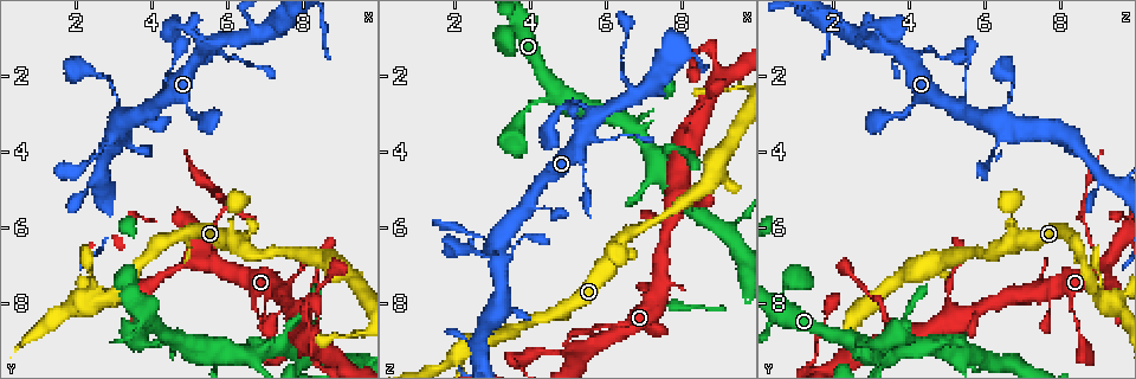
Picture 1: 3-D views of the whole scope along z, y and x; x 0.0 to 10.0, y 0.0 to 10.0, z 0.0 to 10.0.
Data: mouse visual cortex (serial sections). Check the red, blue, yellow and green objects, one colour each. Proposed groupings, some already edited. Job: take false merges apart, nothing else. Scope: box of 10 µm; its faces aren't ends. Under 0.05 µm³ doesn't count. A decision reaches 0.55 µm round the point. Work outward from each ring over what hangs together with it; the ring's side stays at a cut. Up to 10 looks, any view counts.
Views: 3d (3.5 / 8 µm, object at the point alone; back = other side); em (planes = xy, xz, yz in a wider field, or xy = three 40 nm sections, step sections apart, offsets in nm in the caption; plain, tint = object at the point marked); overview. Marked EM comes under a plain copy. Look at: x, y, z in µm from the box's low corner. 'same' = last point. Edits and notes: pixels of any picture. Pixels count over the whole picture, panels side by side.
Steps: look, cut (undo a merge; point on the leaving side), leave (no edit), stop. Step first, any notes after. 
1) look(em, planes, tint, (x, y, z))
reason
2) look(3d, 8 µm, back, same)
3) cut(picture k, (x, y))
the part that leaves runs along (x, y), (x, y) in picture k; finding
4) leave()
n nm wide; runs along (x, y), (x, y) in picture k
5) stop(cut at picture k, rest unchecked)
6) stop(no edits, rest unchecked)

look(3d, 3.5 µm, (8.20, 8.65, 3.50))
small branch off a trunk

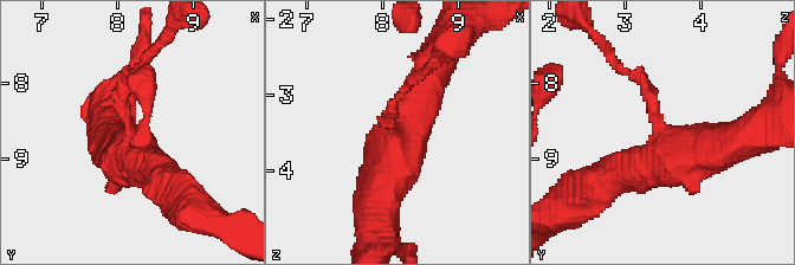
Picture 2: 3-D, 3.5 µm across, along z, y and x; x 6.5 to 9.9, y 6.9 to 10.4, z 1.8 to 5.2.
look(em, xy, step 5, tint, (8.20, 8.65, 3.55))
3 arms; arms of 200, 500, 600 nm

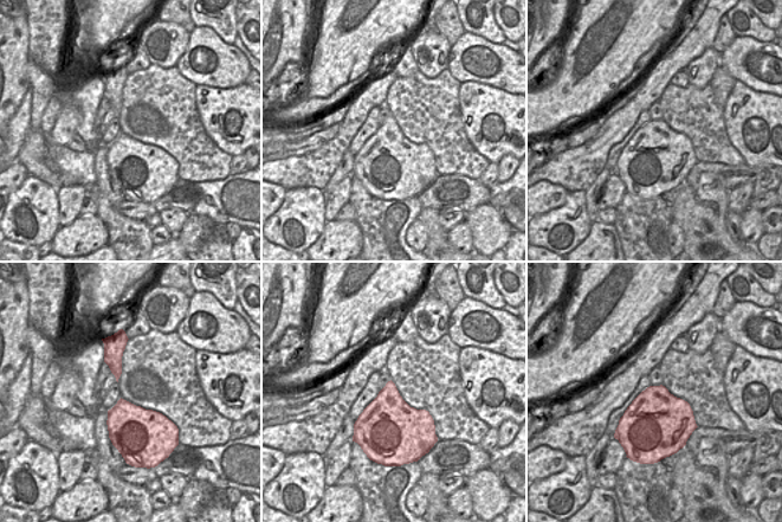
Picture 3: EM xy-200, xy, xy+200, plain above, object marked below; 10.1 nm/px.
leave()
runs along (377, 220), (392, 144), (425, 86) in picture 2; all the same cell

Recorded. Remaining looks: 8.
look(3d, 8 µm, (6.85, 0.95, 2.50))
three-way junction

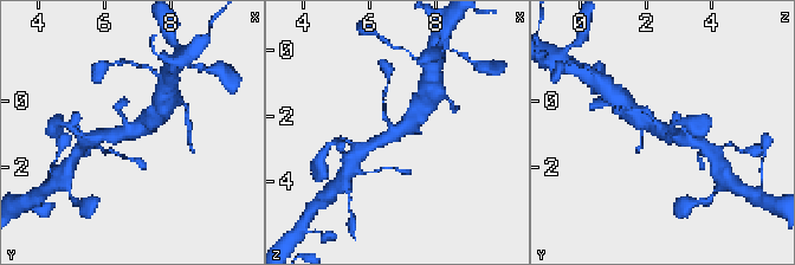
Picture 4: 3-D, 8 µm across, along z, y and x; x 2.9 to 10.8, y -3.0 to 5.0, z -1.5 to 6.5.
look(3d, 3.5 µm, same)
closer look

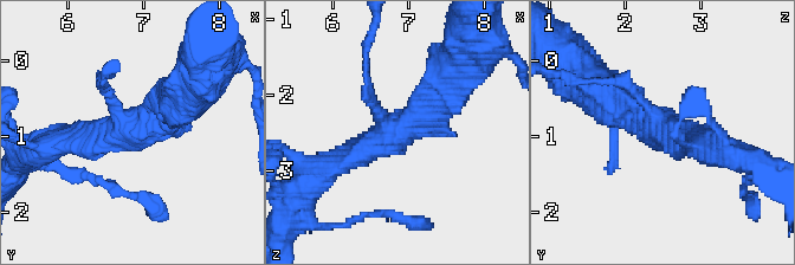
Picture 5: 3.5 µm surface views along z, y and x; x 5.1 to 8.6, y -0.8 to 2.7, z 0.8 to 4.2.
look(em, xy, step 1, tint, (6.75, 0.90, 2.50))
need the tissue

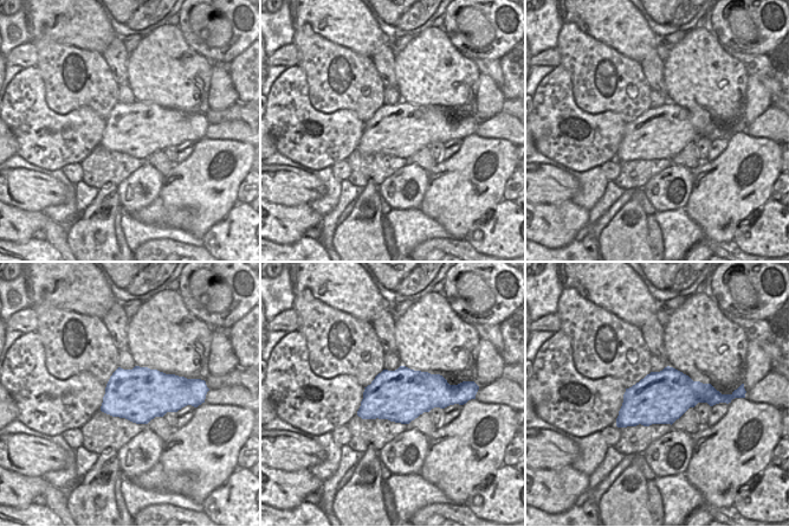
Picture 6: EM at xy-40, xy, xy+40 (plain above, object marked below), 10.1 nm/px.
leave()
runs along (327, 168), (414, 123), (447, 86) in picture 5; one cell here

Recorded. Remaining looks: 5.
look(3d, 3.5 µm, (4.45, 1.80, 5.60))
a narrow waist

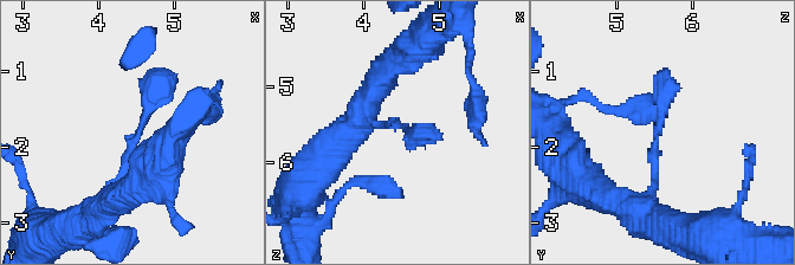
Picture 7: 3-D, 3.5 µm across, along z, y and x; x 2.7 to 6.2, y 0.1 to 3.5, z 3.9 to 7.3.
look(em, xy, step 5, tint, (4.55, 1.80, 5.55))
now the EM

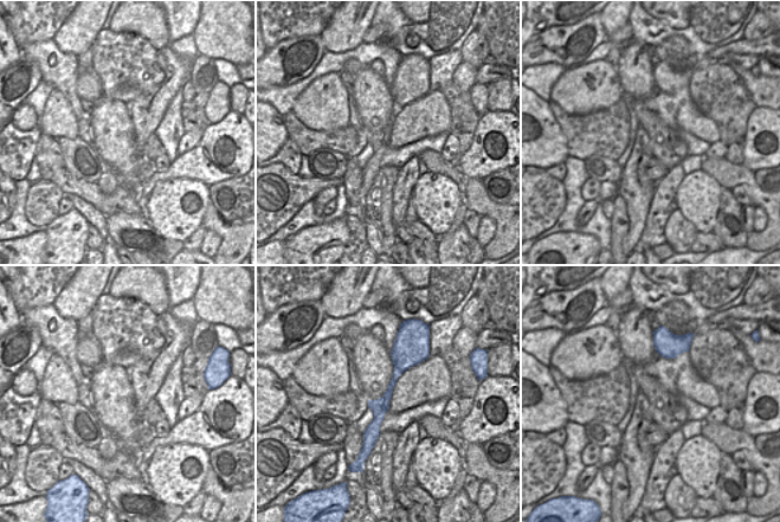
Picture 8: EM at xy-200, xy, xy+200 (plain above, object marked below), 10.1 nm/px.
leave()
170 nm wide; runs along (98, 208), (172, 73) in picture 7; one cell here

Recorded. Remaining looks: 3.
look(3d, 3.5 µm, back, (3.20, 2.85, 6.55))
sharp bend

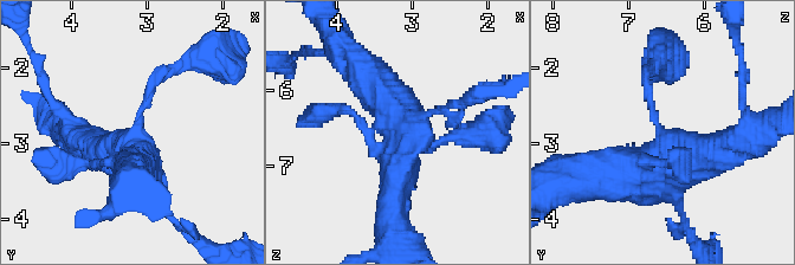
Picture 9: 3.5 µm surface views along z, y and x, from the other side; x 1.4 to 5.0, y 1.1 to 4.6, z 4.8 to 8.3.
look(em, planes, tint, (3.15, 2.85, 6.55))
shape alone is not enough

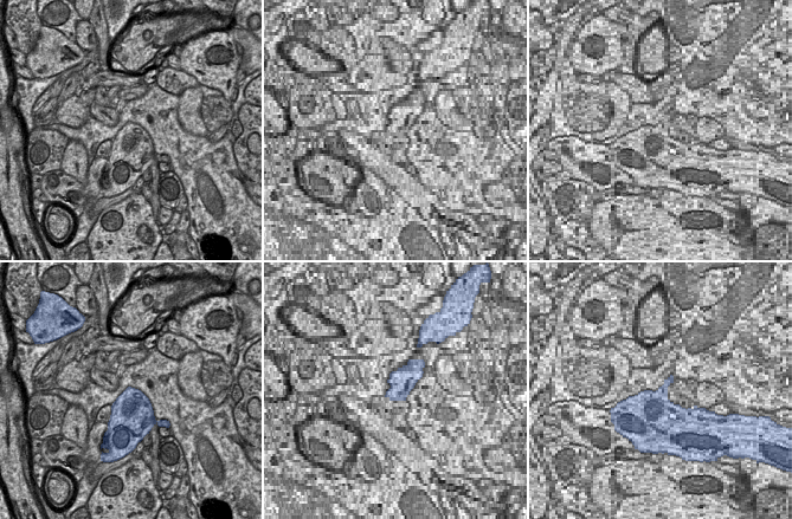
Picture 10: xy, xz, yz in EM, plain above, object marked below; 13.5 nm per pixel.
leave()
runs along (354, 62), (401, 122), (394, 192) in picture 9; all the same cell

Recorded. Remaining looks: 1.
stop(no edits, rest unchecked)

